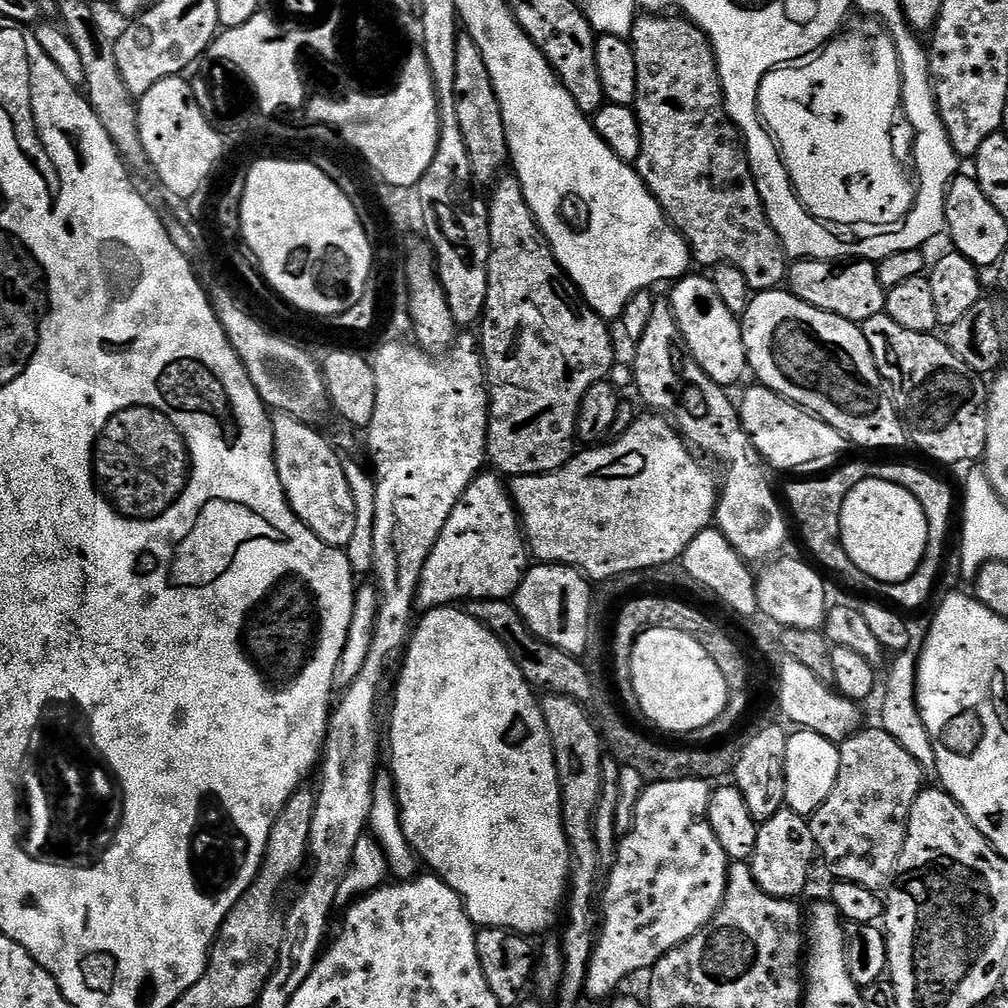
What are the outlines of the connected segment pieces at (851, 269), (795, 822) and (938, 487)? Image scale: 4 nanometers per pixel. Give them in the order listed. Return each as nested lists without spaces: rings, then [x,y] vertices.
[[[855,258],[849,259],[847,262],[797,260],[789,267],[786,288],[802,302],[806,302],[818,310],[826,310],[830,314],[838,314],[838,318],[846,318],[847,320],[853,320],[855,324],[863,325],[864,321],[884,312],[886,289],[882,286],[876,270],[877,265],[873,261],[857,260]]]
[[[785,806],[778,814],[774,814],[774,818],[763,821],[758,827],[758,842],[750,861],[754,882],[758,882],[758,886],[762,886],[762,890],[774,898],[796,900],[808,884],[812,859],[815,861],[817,856],[811,823]]]
[[[868,464],[869,477],[874,480],[889,480],[895,484],[902,485],[922,506],[926,514],[928,523],[928,545],[926,554],[918,566],[918,570],[909,580],[904,580],[900,584],[885,584],[888,590],[887,599],[893,605],[904,608],[920,608],[928,600],[928,595],[932,592],[932,587],[936,584],[936,575],[940,572],[940,563],[944,560],[944,543],[948,540],[948,527],[952,524],[952,488],[944,480],[939,480],[936,476],[931,476],[928,472],[923,472],[920,468],[915,468],[912,464]]]

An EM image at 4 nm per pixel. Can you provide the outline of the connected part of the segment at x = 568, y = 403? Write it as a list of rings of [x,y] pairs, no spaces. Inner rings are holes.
[[[514,174],[501,175],[491,192],[492,200],[490,196],[487,201],[492,247],[488,259],[488,293],[478,328],[478,344],[482,349],[488,389],[486,460],[504,478],[541,476],[557,472],[572,459],[572,443],[578,440],[576,422],[582,398],[590,386],[607,377],[618,356],[612,349],[609,321],[585,302],[572,279],[556,261],[546,234],[538,226],[526,202],[520,179]]]

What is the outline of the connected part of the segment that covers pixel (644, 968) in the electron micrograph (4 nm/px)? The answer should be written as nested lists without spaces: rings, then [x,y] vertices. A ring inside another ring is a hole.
[[[679,780],[649,783],[641,792],[632,828],[619,837],[616,859],[607,869],[608,881],[602,884],[602,919],[584,983],[589,1001],[607,1001],[623,980],[630,979],[635,972],[647,973],[670,950],[694,938],[720,909],[728,885],[730,861],[718,838],[714,838],[714,830],[710,830],[708,811],[712,789],[713,785],[706,780]]]

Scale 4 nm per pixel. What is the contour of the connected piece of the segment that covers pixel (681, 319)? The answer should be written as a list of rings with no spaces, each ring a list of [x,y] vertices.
[[[689,274],[671,285],[670,303],[678,326],[688,344],[688,351],[702,366],[702,370],[716,384],[729,386],[743,378],[748,368],[748,355],[744,349],[744,330],[741,321],[730,310],[726,310],[726,302],[718,298],[718,290],[714,290],[711,279],[707,275]]]

